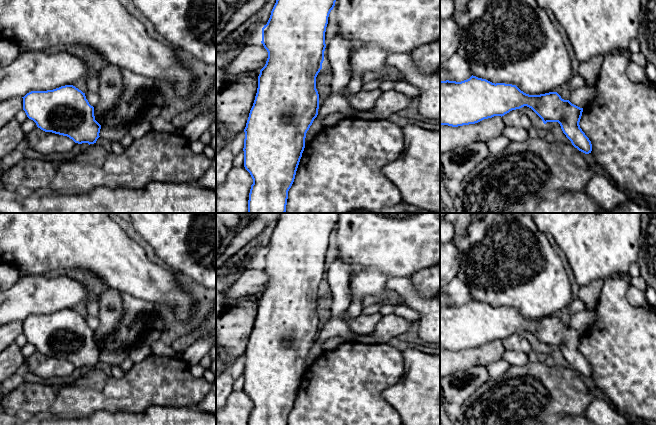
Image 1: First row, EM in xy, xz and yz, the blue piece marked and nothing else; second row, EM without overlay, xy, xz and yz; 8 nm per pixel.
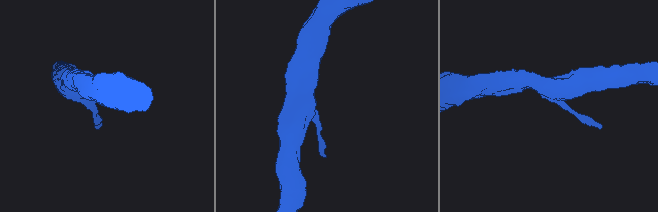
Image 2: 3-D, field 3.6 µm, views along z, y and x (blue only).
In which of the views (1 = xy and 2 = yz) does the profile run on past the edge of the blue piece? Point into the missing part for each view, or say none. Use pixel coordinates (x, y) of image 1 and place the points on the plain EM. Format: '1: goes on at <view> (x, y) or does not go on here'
1: does not go on here
2: does not go on here

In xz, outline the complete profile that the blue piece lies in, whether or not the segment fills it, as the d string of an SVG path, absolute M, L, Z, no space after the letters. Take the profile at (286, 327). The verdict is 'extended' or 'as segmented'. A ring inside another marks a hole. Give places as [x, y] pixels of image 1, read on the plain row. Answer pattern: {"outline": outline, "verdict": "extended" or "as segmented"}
{"outline": "M280 213L270 242L267 248L262 252L261 267L268 276L268 282L265 290L260 294L257 317L244 353L244 391L253 403L248 425L287 425L288 423L288 415L294 406L296 395L305 372L306 357L318 339L319 318L316 313L316 301L322 293L324 275L326 272L325 256L328 248L328 241L335 230L338 217L339 213Z", "verdict": "as segmented"}

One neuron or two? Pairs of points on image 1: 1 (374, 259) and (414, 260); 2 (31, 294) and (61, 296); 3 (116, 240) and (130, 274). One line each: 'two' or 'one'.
1: one
2: one
3: one

